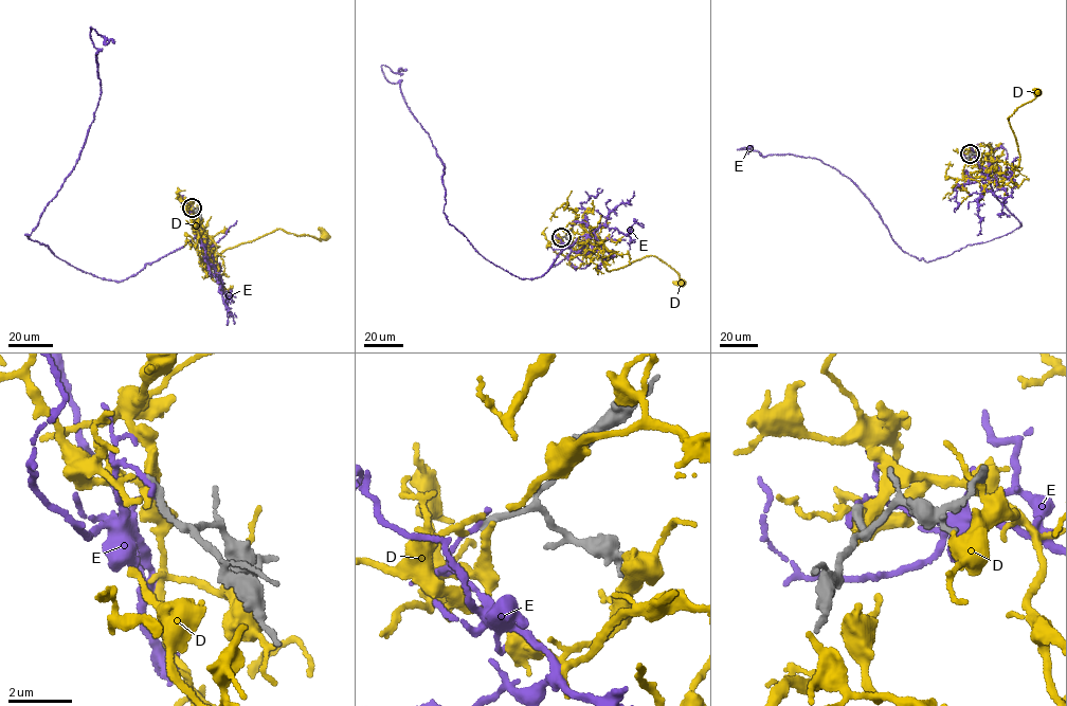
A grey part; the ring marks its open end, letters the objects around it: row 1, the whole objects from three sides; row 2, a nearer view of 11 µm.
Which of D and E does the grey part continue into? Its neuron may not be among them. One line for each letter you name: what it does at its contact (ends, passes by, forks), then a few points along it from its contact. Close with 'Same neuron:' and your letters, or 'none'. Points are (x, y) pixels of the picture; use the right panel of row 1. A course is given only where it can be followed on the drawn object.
Same neuron: none

